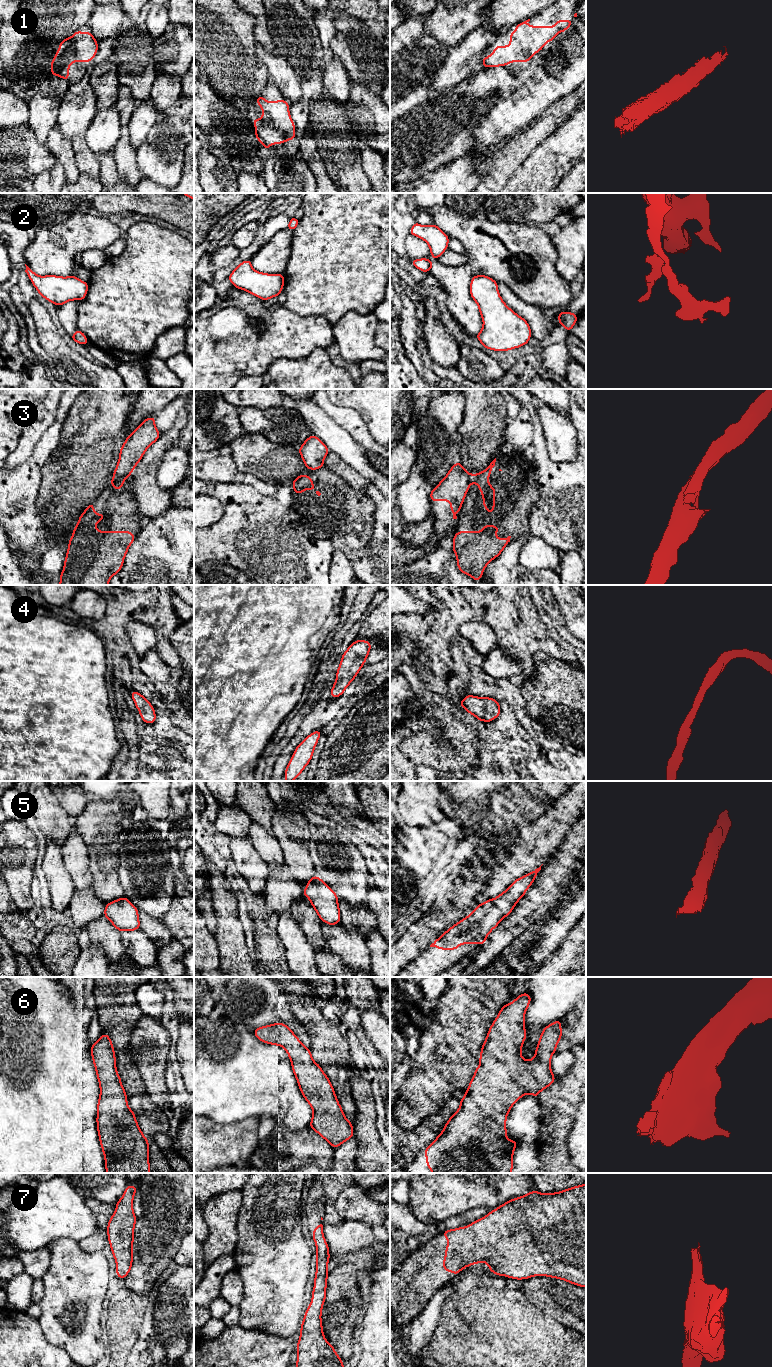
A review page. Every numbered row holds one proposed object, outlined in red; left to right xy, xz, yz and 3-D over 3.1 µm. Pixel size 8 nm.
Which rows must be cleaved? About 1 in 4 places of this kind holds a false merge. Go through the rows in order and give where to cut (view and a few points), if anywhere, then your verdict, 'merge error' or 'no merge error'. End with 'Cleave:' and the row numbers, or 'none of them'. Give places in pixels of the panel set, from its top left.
1: no cut; no merge error
2: no cut; no merge error
3: cut in yz along (471, 475), (469, 483); merge error
4: no cut; no merge error
5: no cut; no merge error
6: no cut; no merge error
7: no cut; no merge error
Cleave: 3

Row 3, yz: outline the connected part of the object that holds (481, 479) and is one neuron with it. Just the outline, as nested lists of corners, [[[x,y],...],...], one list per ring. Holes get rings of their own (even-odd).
[[[496,458],[489,464],[489,466],[478,474],[471,475],[471,483],[476,483],[479,486],[479,491],[482,493],[483,505],[489,514],[493,513],[495,507],[495,488],[488,482],[489,475],[492,472],[492,468],[495,466]]]

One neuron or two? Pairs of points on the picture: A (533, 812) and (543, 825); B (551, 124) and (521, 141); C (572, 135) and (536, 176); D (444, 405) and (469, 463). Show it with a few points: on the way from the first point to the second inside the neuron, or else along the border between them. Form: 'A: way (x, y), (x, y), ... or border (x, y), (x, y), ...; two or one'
A: border (555, 802), (545, 812), (522, 828); two
B: way (544, 126), (528, 139); one
C: way (565, 145), (558, 152), (558, 155), (546, 166); one
D: border (461, 421), (459, 427), (461, 448), (458, 460); two

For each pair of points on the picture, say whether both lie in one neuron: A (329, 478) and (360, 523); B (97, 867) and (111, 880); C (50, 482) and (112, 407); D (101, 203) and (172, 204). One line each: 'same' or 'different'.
A: same
B: same
C: same
D: same

